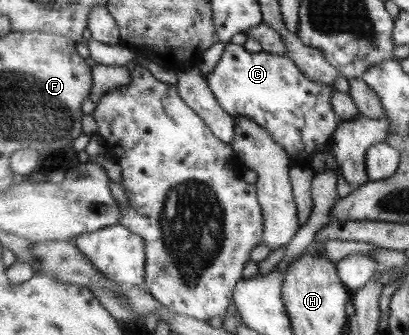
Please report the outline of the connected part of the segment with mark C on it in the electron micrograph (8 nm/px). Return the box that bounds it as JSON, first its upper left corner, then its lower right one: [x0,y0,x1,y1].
[205,43,340,167]

